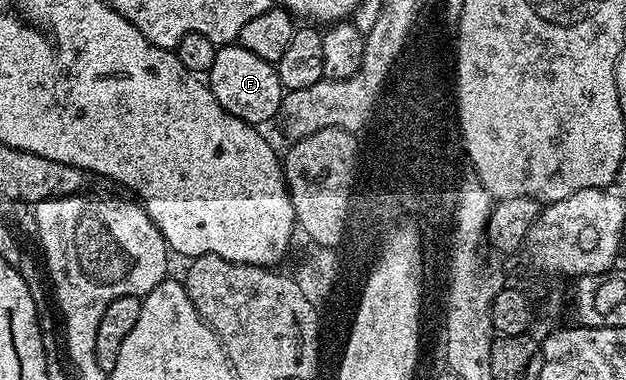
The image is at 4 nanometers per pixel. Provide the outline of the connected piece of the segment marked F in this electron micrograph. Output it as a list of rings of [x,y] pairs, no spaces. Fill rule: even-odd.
[[[223,45],[216,50],[213,65],[206,72],[205,82],[215,100],[226,111],[252,125],[264,125],[270,119],[272,122],[279,114],[279,106],[285,94],[276,64],[261,61],[261,57],[238,45]]]

